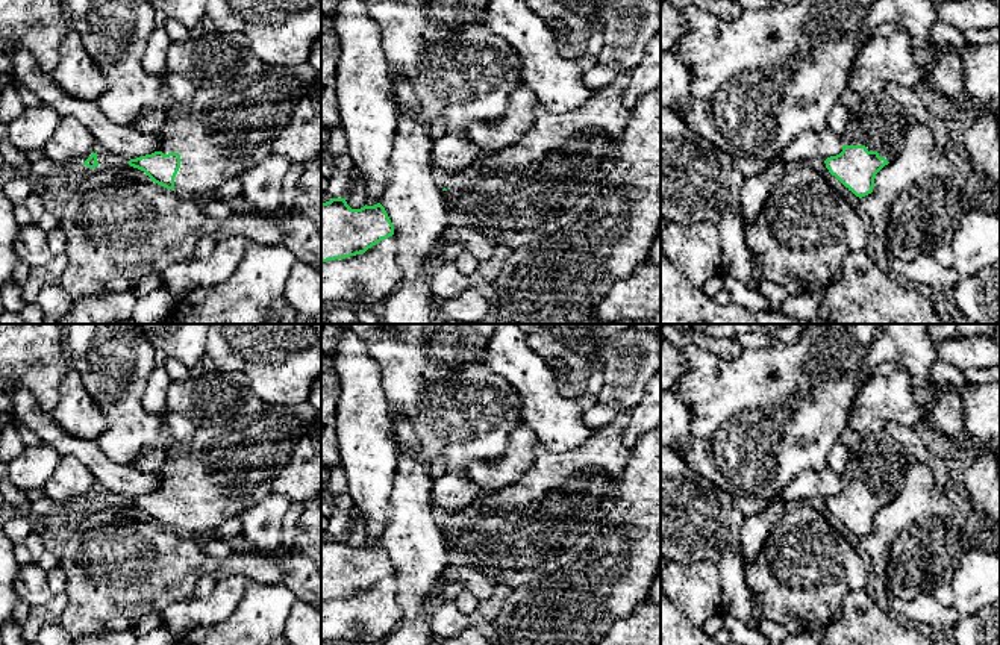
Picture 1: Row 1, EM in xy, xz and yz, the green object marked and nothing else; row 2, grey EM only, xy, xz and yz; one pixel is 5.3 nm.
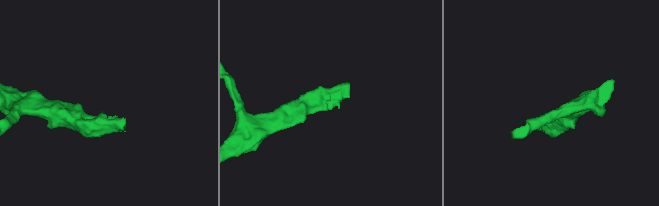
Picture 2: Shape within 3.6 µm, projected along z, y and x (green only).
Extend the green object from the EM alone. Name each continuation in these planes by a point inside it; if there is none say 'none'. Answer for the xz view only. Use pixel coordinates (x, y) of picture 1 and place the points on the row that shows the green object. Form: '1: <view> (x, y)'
1: xz (564, 156)

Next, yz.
1: yz (879, 123)

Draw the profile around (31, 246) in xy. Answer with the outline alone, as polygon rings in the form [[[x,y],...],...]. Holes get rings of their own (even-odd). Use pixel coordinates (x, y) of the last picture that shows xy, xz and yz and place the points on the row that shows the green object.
[[[36,223],[21,226],[14,242],[14,250],[18,262],[30,268],[47,265],[55,257],[47,244],[47,232]]]

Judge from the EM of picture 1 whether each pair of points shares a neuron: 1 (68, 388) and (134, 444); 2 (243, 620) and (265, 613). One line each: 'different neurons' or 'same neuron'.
1: different neurons
2: same neuron

